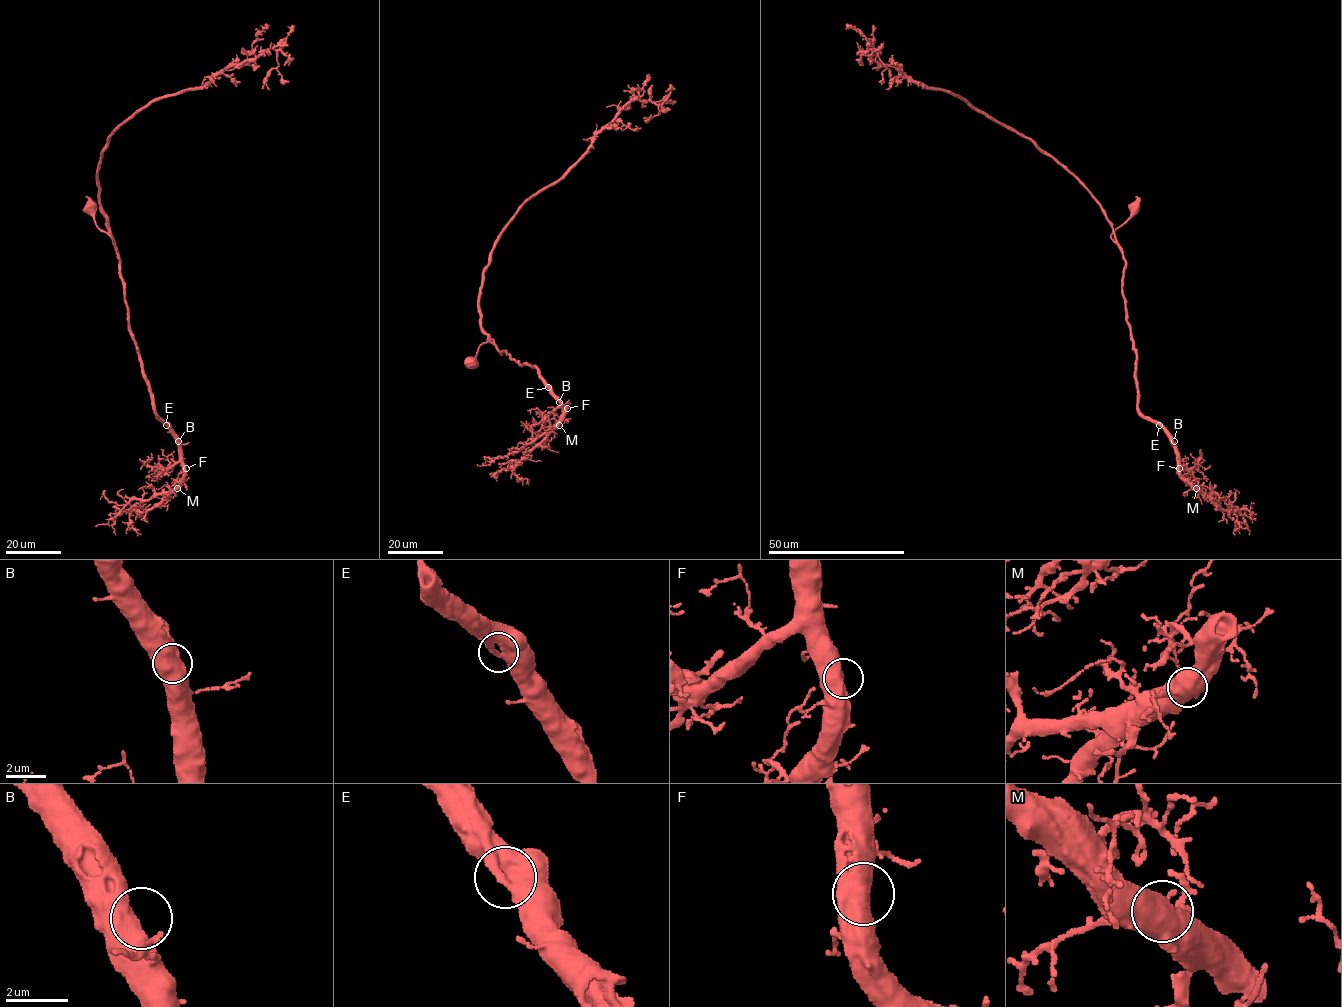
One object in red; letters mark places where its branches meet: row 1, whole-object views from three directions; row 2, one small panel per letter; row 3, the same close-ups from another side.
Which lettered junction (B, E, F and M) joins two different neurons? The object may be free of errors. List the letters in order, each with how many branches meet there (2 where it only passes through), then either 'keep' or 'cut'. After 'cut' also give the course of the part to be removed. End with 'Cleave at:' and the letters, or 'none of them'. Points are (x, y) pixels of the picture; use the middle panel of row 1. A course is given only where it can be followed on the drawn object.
B: 1 branches meet; keep
E: 1 branches meet; keep
F: 1 branches meet; keep
M: 1 branches meet; keep
Cleave at: none of them

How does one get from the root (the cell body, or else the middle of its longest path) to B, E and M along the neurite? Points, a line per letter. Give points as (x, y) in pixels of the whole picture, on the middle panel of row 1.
B: (470, 361), (480, 346), (489, 341), (519, 364), (533, 366), (559, 402)
E: (470, 361), (480, 346), (489, 341), (519, 364), (533, 366), (548, 388)
M: (470, 361), (480, 346), (489, 341), (519, 364), (533, 366), (542, 382), (564, 406), (564, 417), (559, 425)

